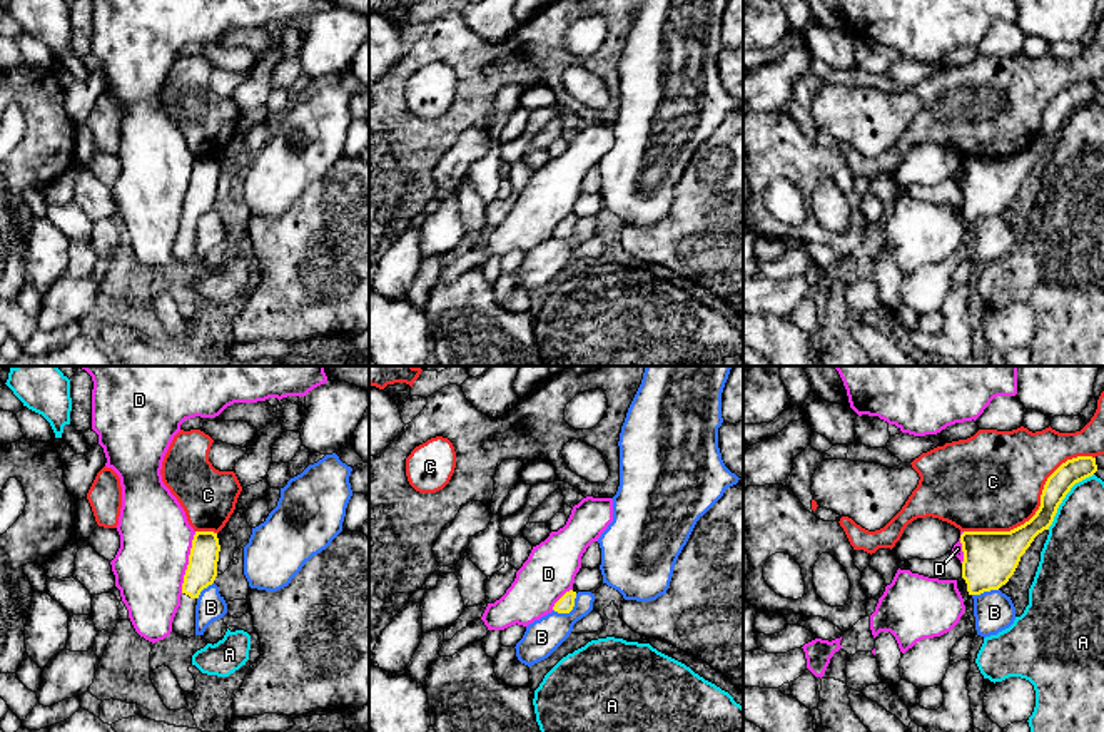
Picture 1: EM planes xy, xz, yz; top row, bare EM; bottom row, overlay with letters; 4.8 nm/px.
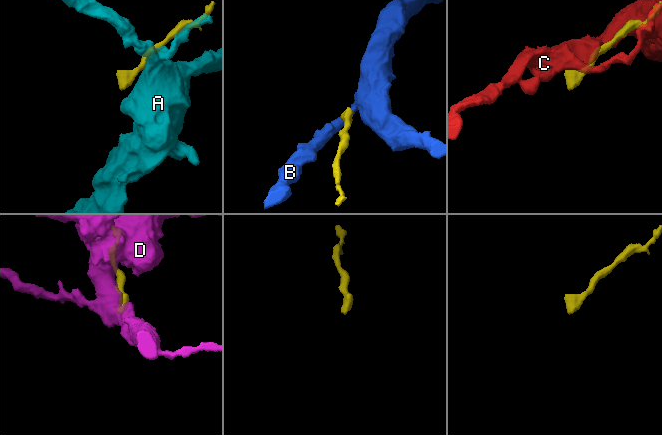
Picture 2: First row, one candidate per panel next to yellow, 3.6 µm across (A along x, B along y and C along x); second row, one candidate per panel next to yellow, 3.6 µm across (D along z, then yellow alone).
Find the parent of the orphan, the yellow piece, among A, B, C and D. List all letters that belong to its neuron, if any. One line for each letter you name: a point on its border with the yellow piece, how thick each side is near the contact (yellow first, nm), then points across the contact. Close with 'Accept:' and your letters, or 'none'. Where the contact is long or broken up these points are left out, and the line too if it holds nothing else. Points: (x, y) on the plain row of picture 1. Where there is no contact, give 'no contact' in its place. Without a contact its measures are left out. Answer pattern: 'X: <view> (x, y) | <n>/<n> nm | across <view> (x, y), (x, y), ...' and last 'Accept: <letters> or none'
Accept: none

